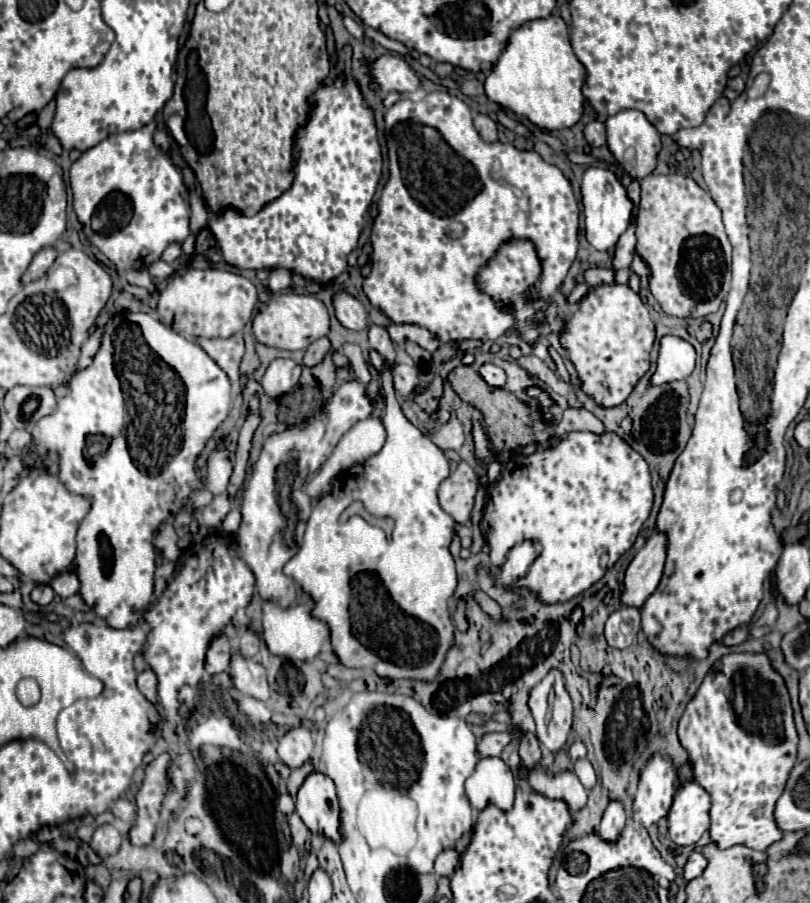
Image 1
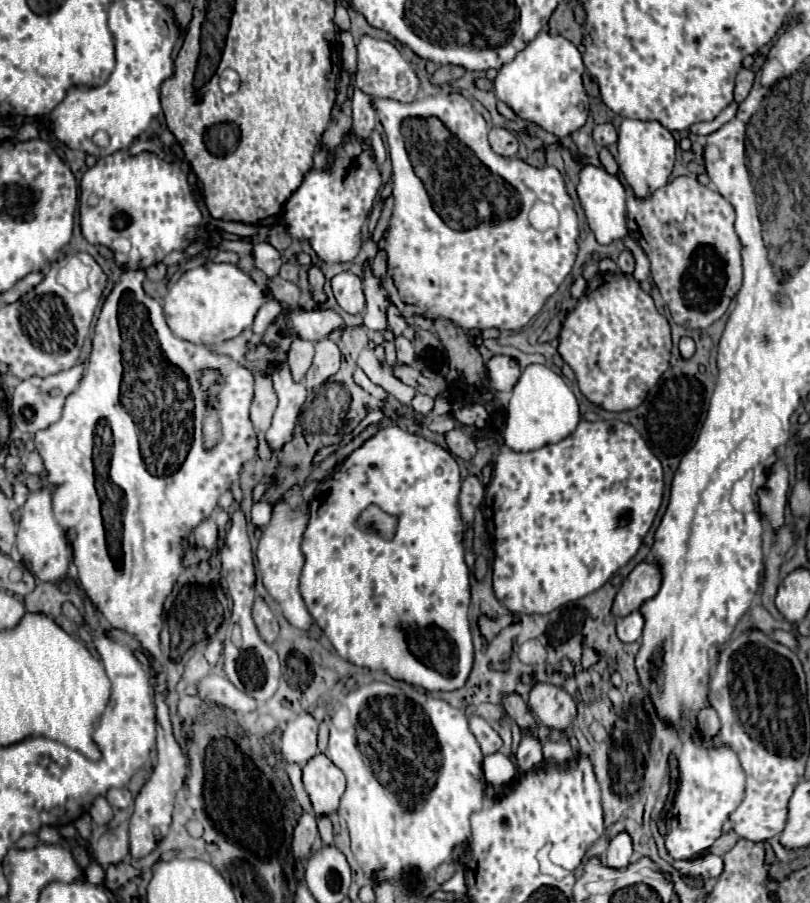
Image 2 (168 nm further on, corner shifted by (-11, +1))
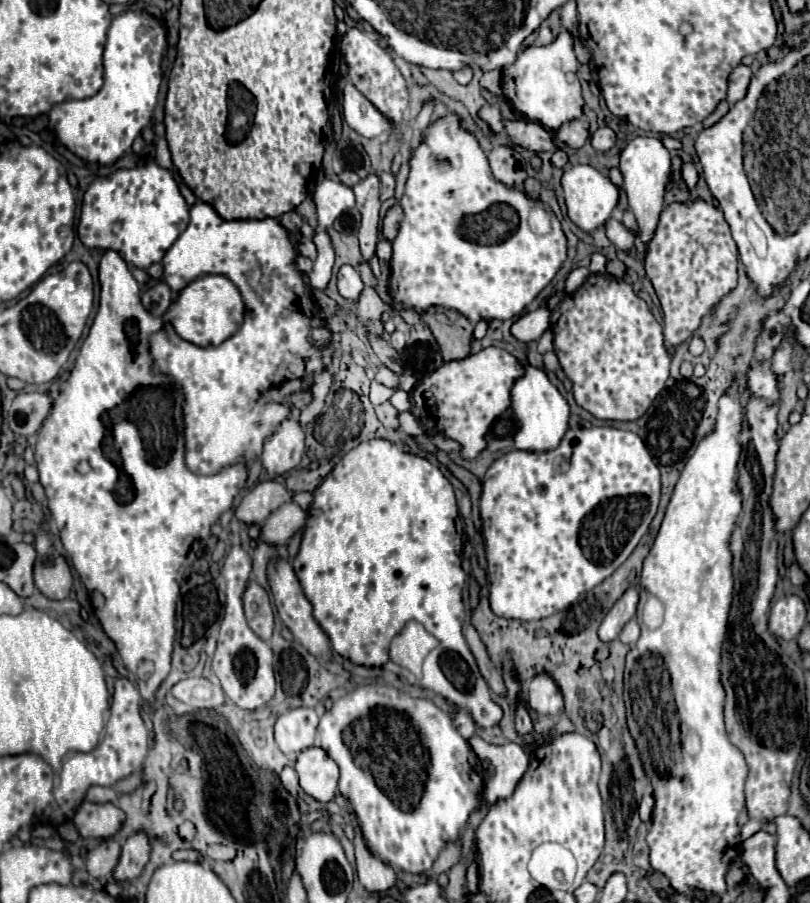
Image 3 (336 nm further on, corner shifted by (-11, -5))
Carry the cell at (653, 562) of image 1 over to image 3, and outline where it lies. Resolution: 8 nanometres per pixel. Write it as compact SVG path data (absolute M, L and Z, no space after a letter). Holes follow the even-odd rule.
M628 587L624 591L624 595L614 603L614 607L606 613L606 617L598 629L598 635L602 641L612 641L620 635L622 627L636 615L638 601L640 601L638 587Z

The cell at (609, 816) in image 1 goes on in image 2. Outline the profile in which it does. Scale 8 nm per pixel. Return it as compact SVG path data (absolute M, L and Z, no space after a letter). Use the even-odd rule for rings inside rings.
M620 833L608 845L606 865L612 869L624 869L630 861L632 861L632 839L628 833Z

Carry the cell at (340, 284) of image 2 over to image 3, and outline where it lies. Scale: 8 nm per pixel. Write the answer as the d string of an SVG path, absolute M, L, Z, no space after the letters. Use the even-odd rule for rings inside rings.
M350 265L340 267L340 271L338 271L338 291L340 291L340 295L344 299L358 301L362 289L364 289L364 283L362 283L358 271Z

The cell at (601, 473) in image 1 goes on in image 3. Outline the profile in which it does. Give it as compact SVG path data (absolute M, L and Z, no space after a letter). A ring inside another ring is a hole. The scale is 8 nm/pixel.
M616 427L570 429L558 451L526 455L510 451L496 459L482 481L482 533L488 557L490 607L498 617L534 621L554 615L610 577L636 549L660 501L660 471L646 443Z

